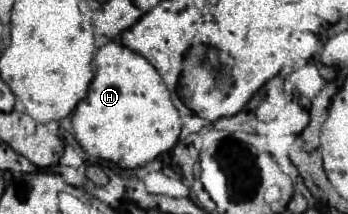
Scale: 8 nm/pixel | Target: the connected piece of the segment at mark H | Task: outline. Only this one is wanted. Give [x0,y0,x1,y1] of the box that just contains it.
[71,42,181,168]

